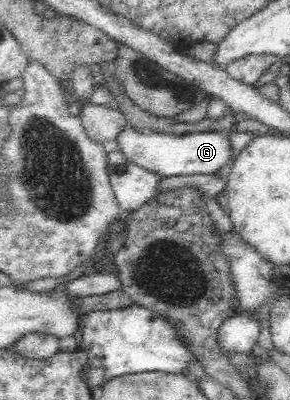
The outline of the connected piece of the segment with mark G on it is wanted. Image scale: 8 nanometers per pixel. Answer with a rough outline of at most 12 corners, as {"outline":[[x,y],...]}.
{"outline":[[136,130],[118,150],[162,178],[228,169],[225,132]]}

